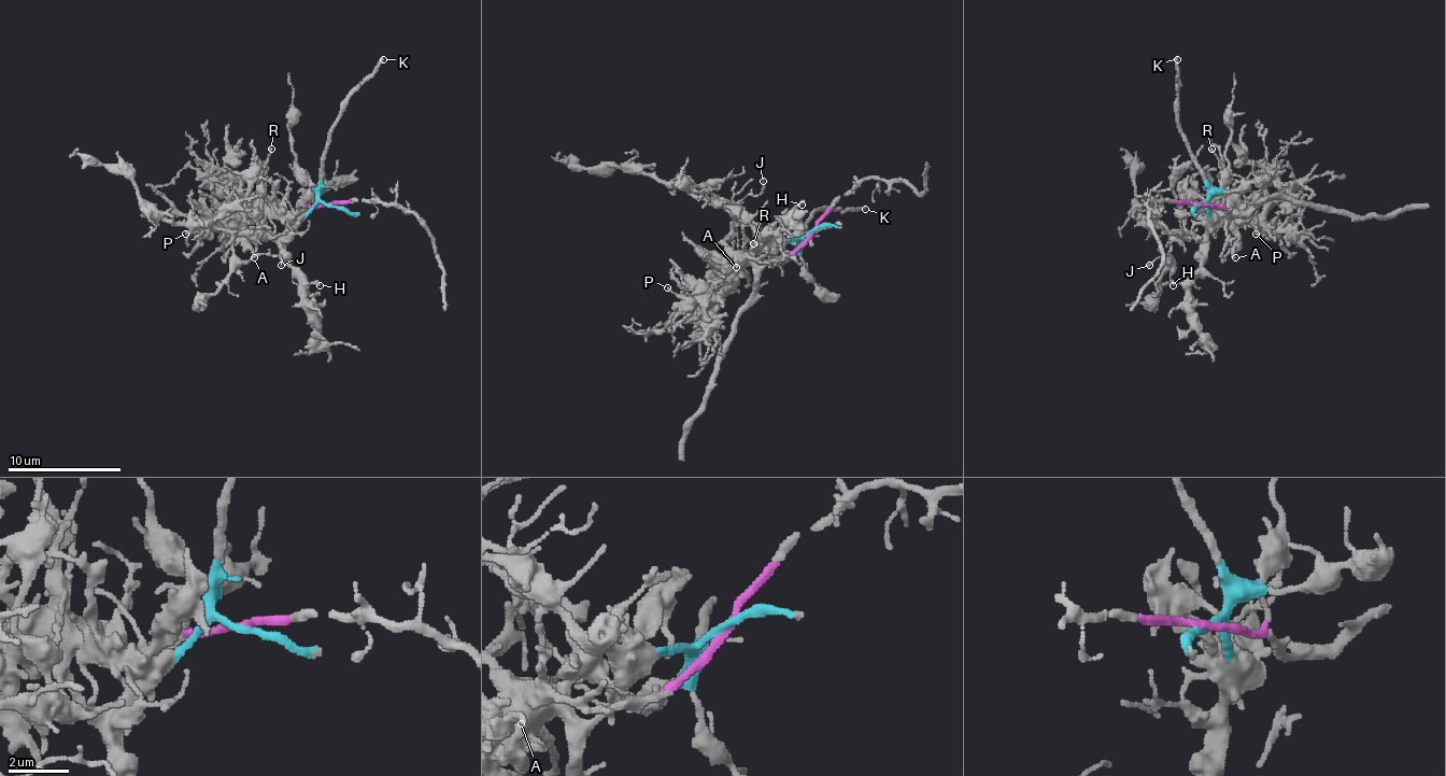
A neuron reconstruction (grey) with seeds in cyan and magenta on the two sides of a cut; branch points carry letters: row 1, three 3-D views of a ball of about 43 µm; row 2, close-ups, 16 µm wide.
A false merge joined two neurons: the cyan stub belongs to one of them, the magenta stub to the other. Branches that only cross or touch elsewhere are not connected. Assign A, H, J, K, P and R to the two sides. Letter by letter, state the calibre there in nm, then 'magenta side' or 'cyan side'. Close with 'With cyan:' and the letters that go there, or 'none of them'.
A: 190 nm | magenta side
H: 220 nm | cyan side
J: 110 nm | cyan side
K: 220 nm | cyan side
P: 140 nm | magenta side
R: 140 nm | magenta side
With cyan: H, J, K

